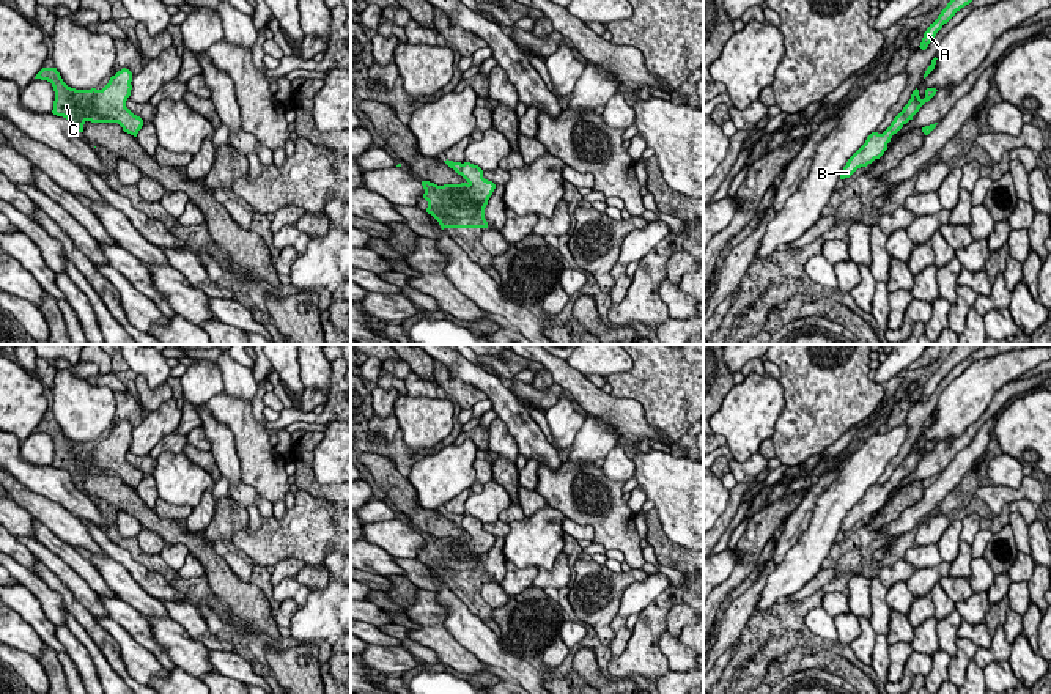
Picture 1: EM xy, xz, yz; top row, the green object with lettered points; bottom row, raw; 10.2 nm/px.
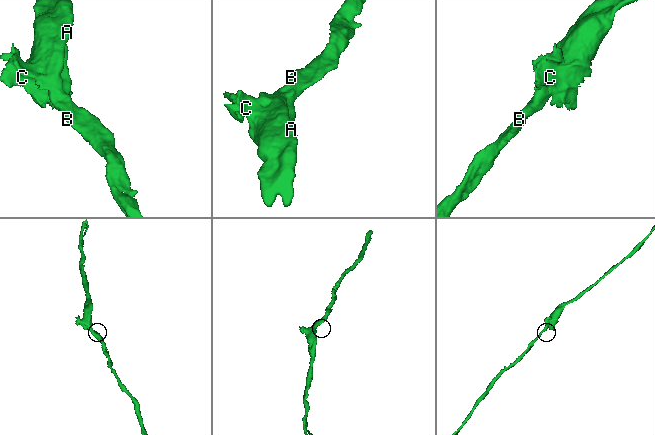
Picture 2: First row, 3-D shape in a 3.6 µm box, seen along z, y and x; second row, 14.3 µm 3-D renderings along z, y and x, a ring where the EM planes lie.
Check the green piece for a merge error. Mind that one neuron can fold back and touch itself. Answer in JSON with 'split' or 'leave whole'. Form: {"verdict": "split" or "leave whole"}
{"verdict": "leave whole"}

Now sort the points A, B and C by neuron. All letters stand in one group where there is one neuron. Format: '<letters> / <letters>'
A B C

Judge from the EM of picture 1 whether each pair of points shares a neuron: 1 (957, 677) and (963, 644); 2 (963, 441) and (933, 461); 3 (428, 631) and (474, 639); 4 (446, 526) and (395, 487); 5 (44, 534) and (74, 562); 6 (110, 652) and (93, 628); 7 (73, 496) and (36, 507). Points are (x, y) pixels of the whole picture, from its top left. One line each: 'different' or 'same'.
1: same
2: same
3: different
4: same
5: same
6: same
7: different

